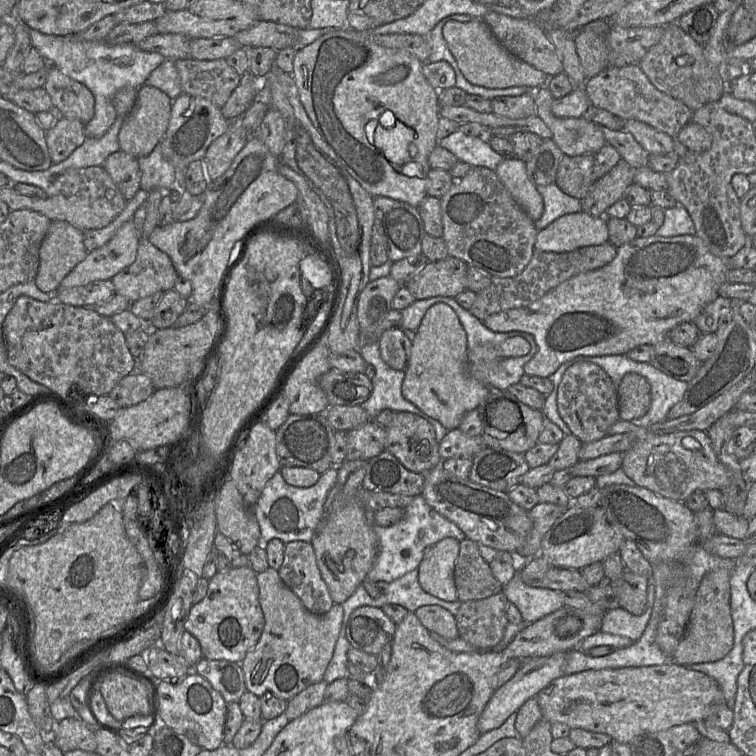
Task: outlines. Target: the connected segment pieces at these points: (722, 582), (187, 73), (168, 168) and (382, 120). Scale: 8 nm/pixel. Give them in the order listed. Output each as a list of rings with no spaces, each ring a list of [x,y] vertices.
[[[726,568],[708,572],[701,580],[695,603],[672,661],[682,666],[715,662],[724,658],[732,649],[734,627],[730,606],[730,571]]]
[[[187,58],[175,61],[182,92],[211,101],[222,108],[238,87],[241,76],[226,59],[197,60]]]
[[[161,141],[153,151],[138,158],[141,171],[140,189],[147,192],[160,189],[164,192],[171,191],[176,180],[176,168],[163,156]]]
[[[336,29],[321,36],[313,43],[297,50],[293,60],[294,68],[292,73],[298,89],[300,101],[308,117],[322,139],[334,150],[337,156],[337,162],[341,167],[343,167],[371,196],[388,197],[408,203],[414,207],[418,207],[427,195],[426,179],[431,169],[428,163],[428,157],[437,146],[436,133],[440,118],[439,92],[429,84],[423,75],[423,64],[424,63],[416,56],[407,51],[385,48],[375,44],[371,40],[368,32],[359,32],[353,29]]]

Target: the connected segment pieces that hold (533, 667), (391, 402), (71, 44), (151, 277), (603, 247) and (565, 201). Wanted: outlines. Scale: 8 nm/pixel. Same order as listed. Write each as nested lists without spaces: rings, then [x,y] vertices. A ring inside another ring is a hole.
[[[566,652],[554,653],[550,656],[530,657],[522,659],[514,676],[502,686],[498,687],[478,720],[478,731],[484,734],[490,730],[499,728],[508,717],[516,713],[518,709],[530,698],[547,687],[553,680],[562,677],[566,668]]]
[[[378,342],[361,345],[359,352],[367,364],[374,366],[375,376],[371,379],[373,391],[370,397],[361,406],[374,421],[375,416],[384,409],[394,412],[410,412],[425,418],[433,426],[438,443],[444,438],[448,430],[436,419],[421,411],[412,402],[408,401],[401,391],[405,371],[391,368],[380,355]]]
[[[30,29],[31,45],[46,60],[48,65],[58,68],[63,74],[86,86],[95,99],[94,117],[84,124],[87,138],[102,137],[114,123],[117,113],[113,106],[115,93],[126,86],[140,88],[149,75],[166,58],[153,52],[145,52],[136,44],[110,45],[105,41],[86,41],[79,35],[55,36]]]
[[[141,237],[135,261],[111,281],[115,293],[135,302],[158,291],[173,289],[178,277],[170,257]]]
[[[607,241],[600,245],[586,246],[571,252],[534,251],[530,262],[518,275],[505,278],[492,277],[491,284],[477,293],[469,310],[475,317],[483,321],[498,312],[528,306],[571,277],[610,263],[616,256],[616,250],[617,248]]]
[[[556,183],[536,186],[543,198],[542,216],[534,222],[537,231],[544,229],[557,218],[582,211],[581,200],[562,192]]]

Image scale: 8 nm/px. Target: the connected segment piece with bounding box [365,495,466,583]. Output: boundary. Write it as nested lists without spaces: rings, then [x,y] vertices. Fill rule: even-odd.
[[[422,495],[415,496],[404,509],[403,517],[394,525],[383,527],[374,522],[375,513],[365,509],[366,518],[378,538],[378,552],[366,578],[391,583],[409,571],[418,568],[424,557],[424,550],[444,538],[453,537],[458,541],[466,538],[463,531],[453,522],[430,507]]]

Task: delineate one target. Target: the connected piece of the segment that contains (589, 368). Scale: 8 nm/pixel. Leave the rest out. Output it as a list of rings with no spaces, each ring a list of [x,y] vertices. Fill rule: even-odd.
[[[575,362],[564,372],[557,388],[557,406],[570,432],[582,443],[605,437],[608,429],[620,420],[616,387],[604,370],[591,362]]]

